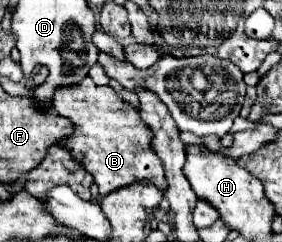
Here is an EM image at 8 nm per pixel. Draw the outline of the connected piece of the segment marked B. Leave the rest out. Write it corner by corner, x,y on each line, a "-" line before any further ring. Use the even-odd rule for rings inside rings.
83,77
81,85
57,89
51,107
55,113
73,121
73,137
61,141
61,147
65,147
71,157
95,177
101,197
141,179
155,183
159,189
167,187
163,165
151,149
149,127
141,121
139,111
117,97
111,87
95,85
91,77

